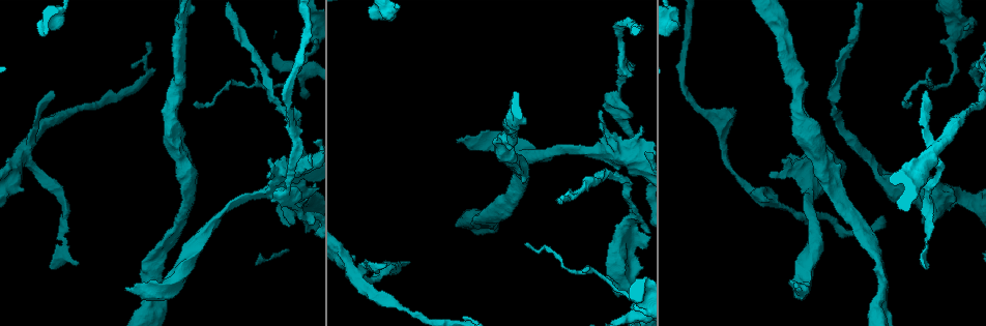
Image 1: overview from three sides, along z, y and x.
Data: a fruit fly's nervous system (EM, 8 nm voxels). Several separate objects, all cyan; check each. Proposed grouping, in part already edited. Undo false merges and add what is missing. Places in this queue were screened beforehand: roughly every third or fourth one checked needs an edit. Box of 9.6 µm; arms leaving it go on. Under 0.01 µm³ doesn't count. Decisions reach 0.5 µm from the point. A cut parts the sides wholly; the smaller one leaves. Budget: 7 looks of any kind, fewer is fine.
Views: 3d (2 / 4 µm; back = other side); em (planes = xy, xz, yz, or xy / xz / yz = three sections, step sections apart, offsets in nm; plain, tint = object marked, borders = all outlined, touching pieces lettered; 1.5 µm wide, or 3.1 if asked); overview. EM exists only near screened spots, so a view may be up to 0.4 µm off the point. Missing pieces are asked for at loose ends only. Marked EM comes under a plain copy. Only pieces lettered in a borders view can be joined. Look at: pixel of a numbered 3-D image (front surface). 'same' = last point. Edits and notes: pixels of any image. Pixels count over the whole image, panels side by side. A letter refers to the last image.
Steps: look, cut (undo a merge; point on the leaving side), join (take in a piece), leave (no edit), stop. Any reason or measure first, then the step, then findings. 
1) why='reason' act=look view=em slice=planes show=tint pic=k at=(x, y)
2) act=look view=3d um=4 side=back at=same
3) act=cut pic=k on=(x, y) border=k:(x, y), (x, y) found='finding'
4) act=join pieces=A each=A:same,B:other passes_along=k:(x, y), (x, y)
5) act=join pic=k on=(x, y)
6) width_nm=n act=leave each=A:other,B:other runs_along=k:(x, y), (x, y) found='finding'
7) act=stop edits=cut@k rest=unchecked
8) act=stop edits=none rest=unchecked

why='narrows sharply' act=look view=3d um=4 pic=1 at=(927, 248)

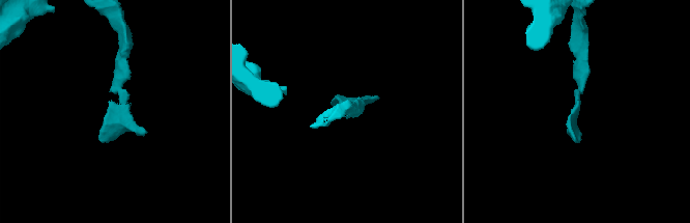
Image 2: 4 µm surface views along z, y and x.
why='need the tissue' act=look view=em slice=planes show=tint pic=2 at=(112, 108)

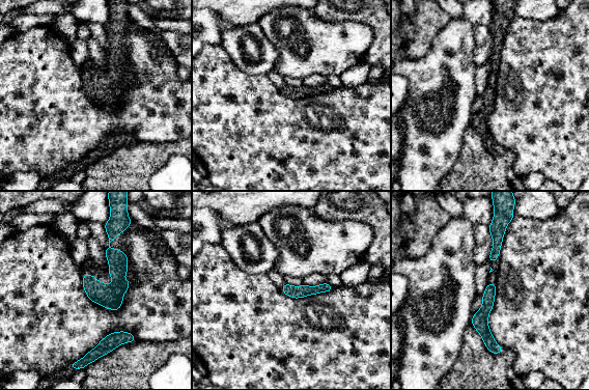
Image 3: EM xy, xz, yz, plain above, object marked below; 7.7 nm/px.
why='what lies round it' act=look view=em slice=planes show=borders at=same

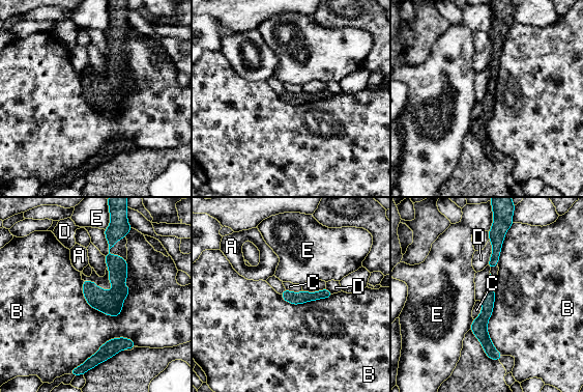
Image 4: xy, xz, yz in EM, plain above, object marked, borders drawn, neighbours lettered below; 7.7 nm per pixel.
longest_contact=B:460nm act=leave each=A:other,B:other,C:other,D:other,E:other found='all the same cell'

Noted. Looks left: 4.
act=look view=em slice=xz step=8 show=borders pic=1 at=(21, 154)

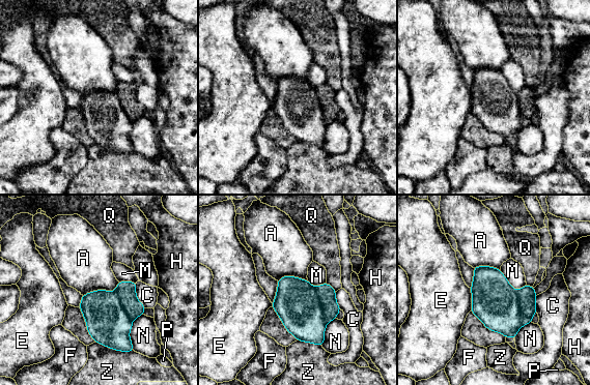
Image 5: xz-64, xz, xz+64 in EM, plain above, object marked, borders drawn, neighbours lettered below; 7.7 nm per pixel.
why='cut it another way' act=look view=em slice=planes show=borders at=same

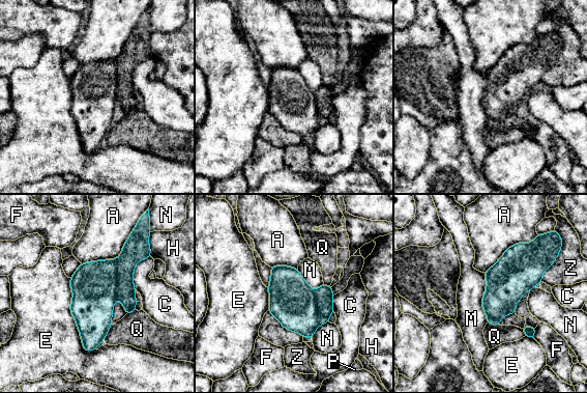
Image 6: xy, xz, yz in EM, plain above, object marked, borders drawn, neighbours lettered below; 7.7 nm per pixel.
longest_contact=E:600nm act=cut pic=6 on=(133, 252) each=A:other,C:other,E:other,F:other,H:other,M:other,N:other,P:other,Q:other,Z:other found='a second cell is stuck on'

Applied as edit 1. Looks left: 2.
act=stop edits=cut@6 rest=unchecked

